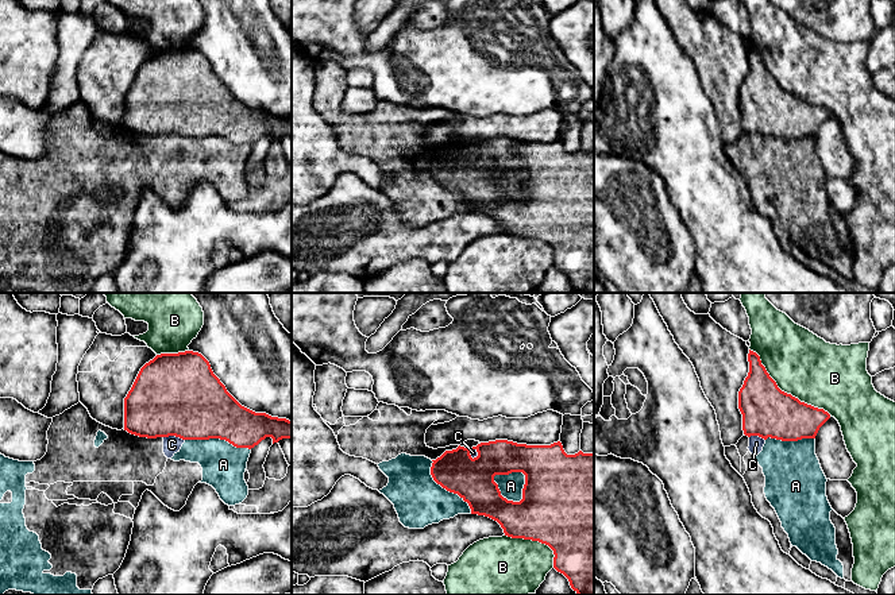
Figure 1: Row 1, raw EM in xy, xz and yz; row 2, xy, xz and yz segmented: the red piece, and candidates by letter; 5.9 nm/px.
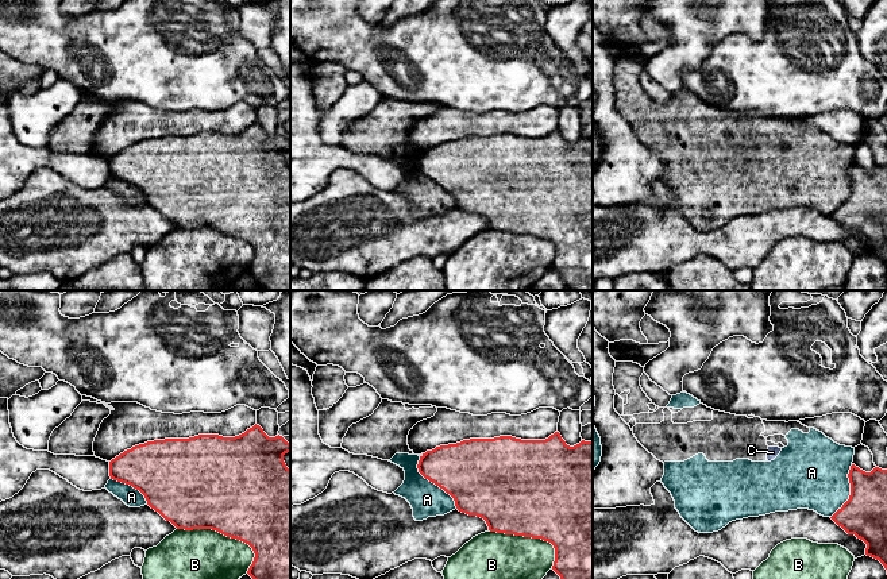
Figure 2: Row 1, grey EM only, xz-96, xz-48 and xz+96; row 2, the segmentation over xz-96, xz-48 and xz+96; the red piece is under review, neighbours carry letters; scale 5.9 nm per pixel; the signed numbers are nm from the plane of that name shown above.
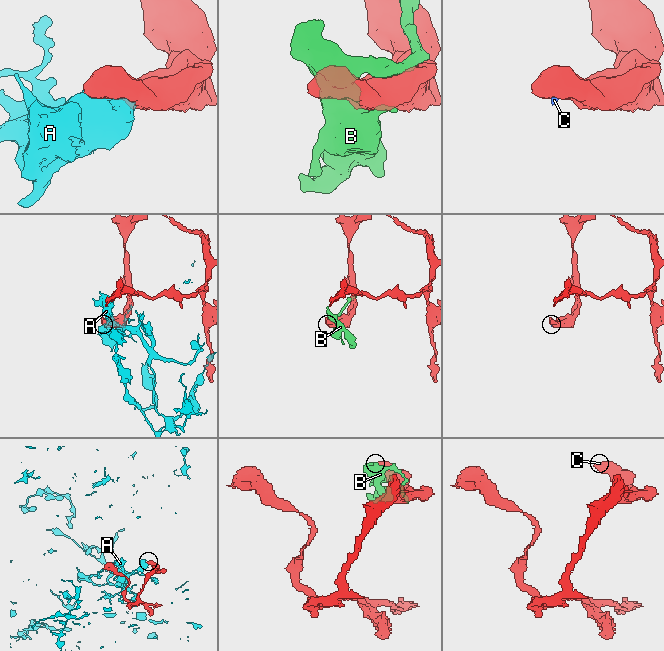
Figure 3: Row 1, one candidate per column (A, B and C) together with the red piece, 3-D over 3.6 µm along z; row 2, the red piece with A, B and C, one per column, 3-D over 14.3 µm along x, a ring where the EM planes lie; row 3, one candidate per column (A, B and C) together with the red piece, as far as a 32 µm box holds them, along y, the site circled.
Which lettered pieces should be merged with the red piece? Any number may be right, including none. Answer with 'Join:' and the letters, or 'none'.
Join: none

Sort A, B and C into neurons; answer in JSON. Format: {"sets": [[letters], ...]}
{"sets": [["A", "C"], ["B"]]}

